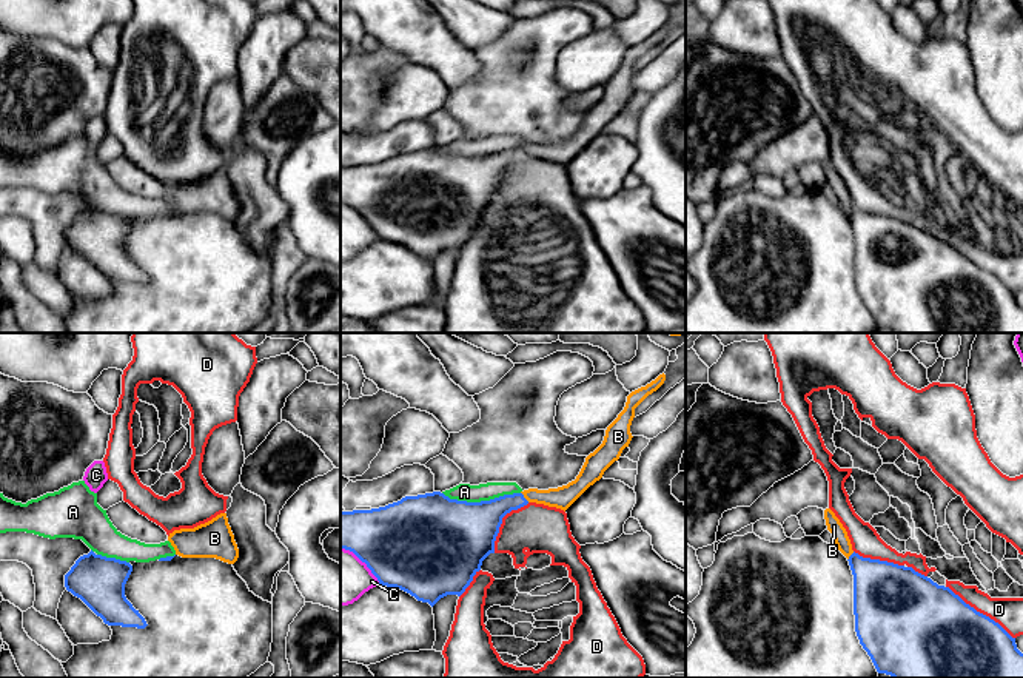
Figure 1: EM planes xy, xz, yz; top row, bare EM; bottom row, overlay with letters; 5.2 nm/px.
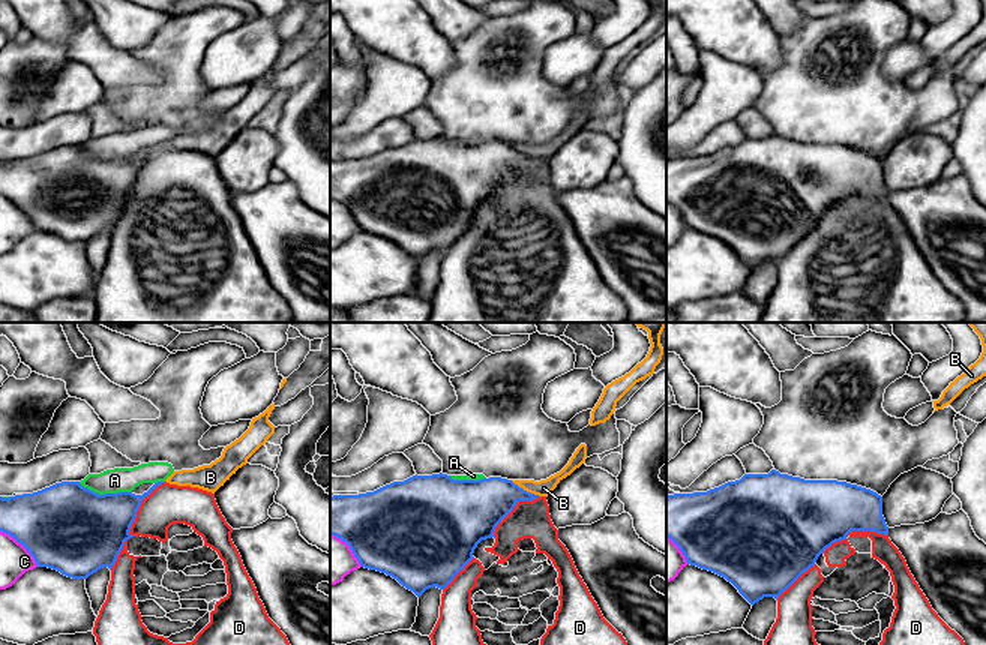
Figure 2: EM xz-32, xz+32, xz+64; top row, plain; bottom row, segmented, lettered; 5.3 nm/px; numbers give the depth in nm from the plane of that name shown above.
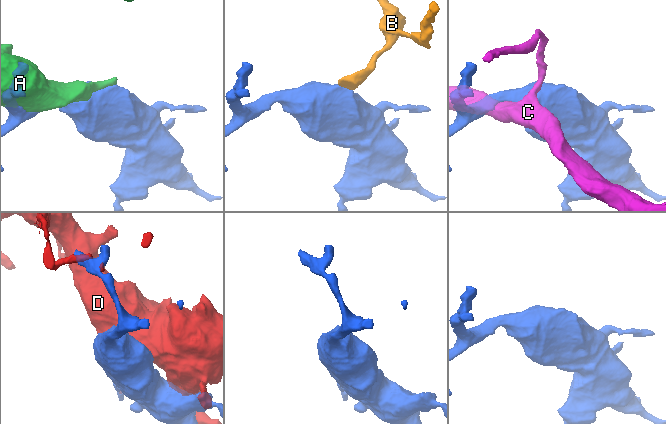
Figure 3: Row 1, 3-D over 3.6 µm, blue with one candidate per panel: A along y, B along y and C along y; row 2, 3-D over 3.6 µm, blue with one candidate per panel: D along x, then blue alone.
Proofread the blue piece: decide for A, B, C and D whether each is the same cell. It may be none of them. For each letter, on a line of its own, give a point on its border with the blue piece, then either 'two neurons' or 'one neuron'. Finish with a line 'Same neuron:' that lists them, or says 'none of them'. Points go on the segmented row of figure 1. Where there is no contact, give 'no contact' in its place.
A: xz (481, 501) | two neurons
B: xz (523, 496) | two neurons
C: xz (362, 561) | two neurons
D: yz (979, 612) | two neurons
Same neuron: none of them

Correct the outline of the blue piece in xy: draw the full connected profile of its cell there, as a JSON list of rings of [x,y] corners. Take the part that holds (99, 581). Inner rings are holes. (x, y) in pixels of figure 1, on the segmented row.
[[[96,555],[80,556],[65,575],[65,587],[80,598],[108,626],[145,629],[145,618],[125,596],[132,572],[126,561]]]

